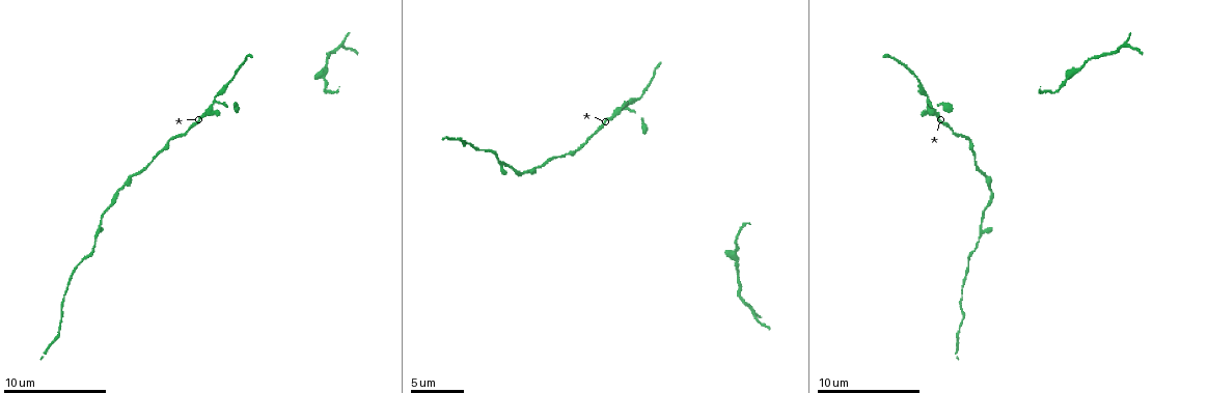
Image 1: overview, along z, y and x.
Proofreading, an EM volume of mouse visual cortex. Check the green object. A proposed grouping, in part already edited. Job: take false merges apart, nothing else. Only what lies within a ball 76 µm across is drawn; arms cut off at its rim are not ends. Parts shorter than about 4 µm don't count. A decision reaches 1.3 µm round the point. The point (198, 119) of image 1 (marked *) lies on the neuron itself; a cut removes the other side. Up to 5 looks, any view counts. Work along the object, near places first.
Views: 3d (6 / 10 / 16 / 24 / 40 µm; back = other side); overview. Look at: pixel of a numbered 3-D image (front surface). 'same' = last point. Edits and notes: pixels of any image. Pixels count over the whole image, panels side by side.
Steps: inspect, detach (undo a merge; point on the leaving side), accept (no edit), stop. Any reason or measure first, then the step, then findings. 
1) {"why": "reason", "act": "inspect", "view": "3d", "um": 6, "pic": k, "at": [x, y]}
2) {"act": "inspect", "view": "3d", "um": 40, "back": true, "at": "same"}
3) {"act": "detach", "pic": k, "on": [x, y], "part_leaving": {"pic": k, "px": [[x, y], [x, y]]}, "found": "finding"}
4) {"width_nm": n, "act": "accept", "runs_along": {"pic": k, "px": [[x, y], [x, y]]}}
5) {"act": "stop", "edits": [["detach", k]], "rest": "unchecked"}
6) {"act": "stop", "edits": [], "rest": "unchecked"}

{"why": "two arms in line, one across", "act": "inspect", "view": "3d", "um": 10, "pic": 1, "at": [981, 223]}

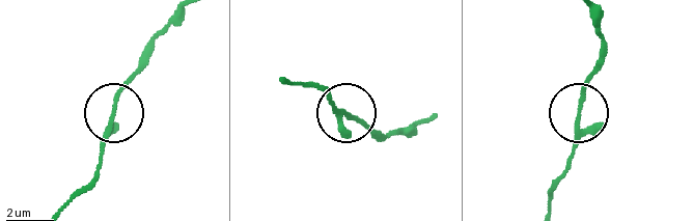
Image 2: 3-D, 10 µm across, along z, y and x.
{"act": "accept", "runs_along": {"pic": 2, "px": [[179, 15], [117, 99], [95, 167]]}, "found": "one neuron here"}

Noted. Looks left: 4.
{"why": "sudden change in width", "act": "inspect", "view": "3d", "um": 10, "pic": 1, "at": [567, 155]}

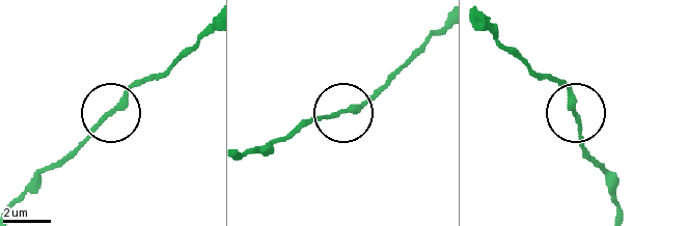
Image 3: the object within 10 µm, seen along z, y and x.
{"width_nm": 240, "act": "accept", "runs_along": {"pic": 3, "px": [[427, 39], [363, 102], [300, 121]]}, "found": "all the same neuron"}

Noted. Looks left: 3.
{"why": "small branch off a trunk", "act": "inspect", "view": "3d", "um": 16, "pic": 1, "at": [927, 100]}

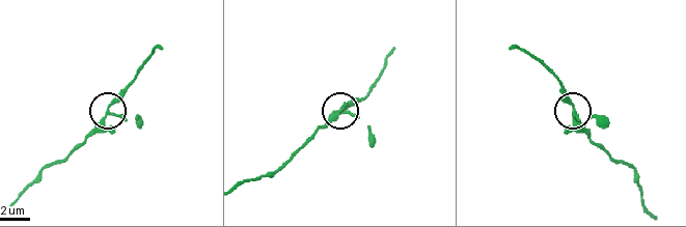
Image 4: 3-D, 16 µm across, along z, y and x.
{"act": "inspect", "view": "3d", "um": 16, "back": true, "pic": 4, "at": [576, 111]}

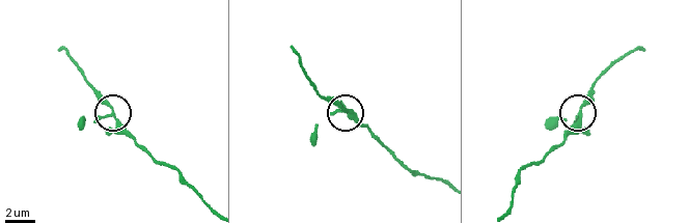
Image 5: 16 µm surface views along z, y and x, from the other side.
{"side_arm_um": 8, "act": "accept", "runs_along": {"pic": 5, "px": [[367, 128], [318, 96]]}, "found": "all the same neuron"}

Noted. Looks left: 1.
{"act": "stop", "edits": [], "rest": "unchecked"}

